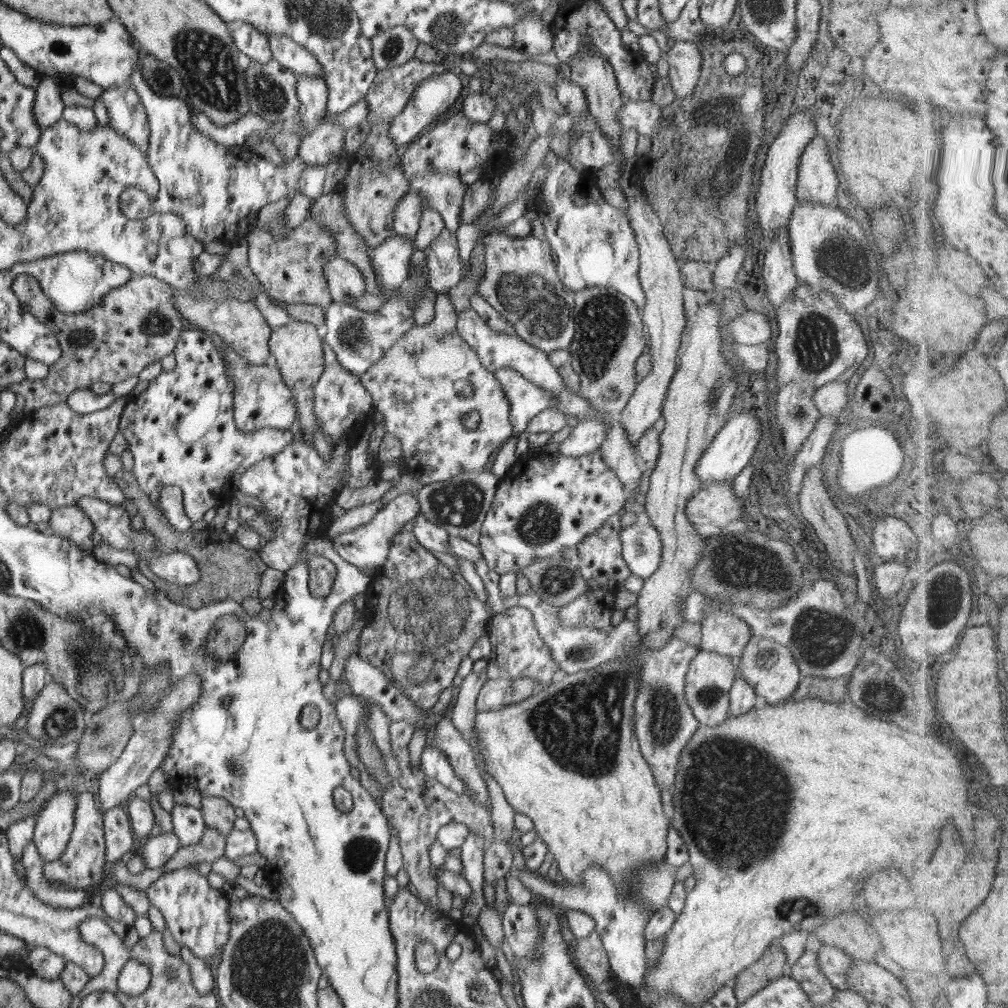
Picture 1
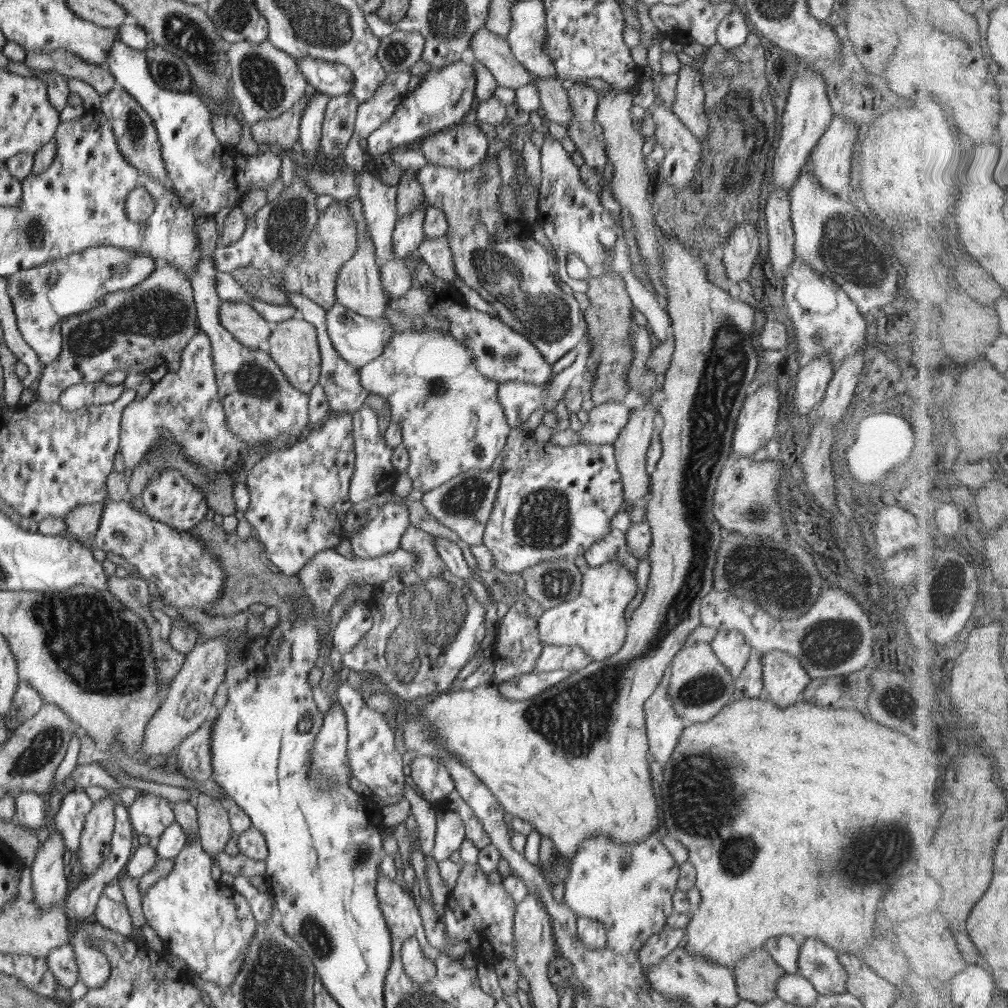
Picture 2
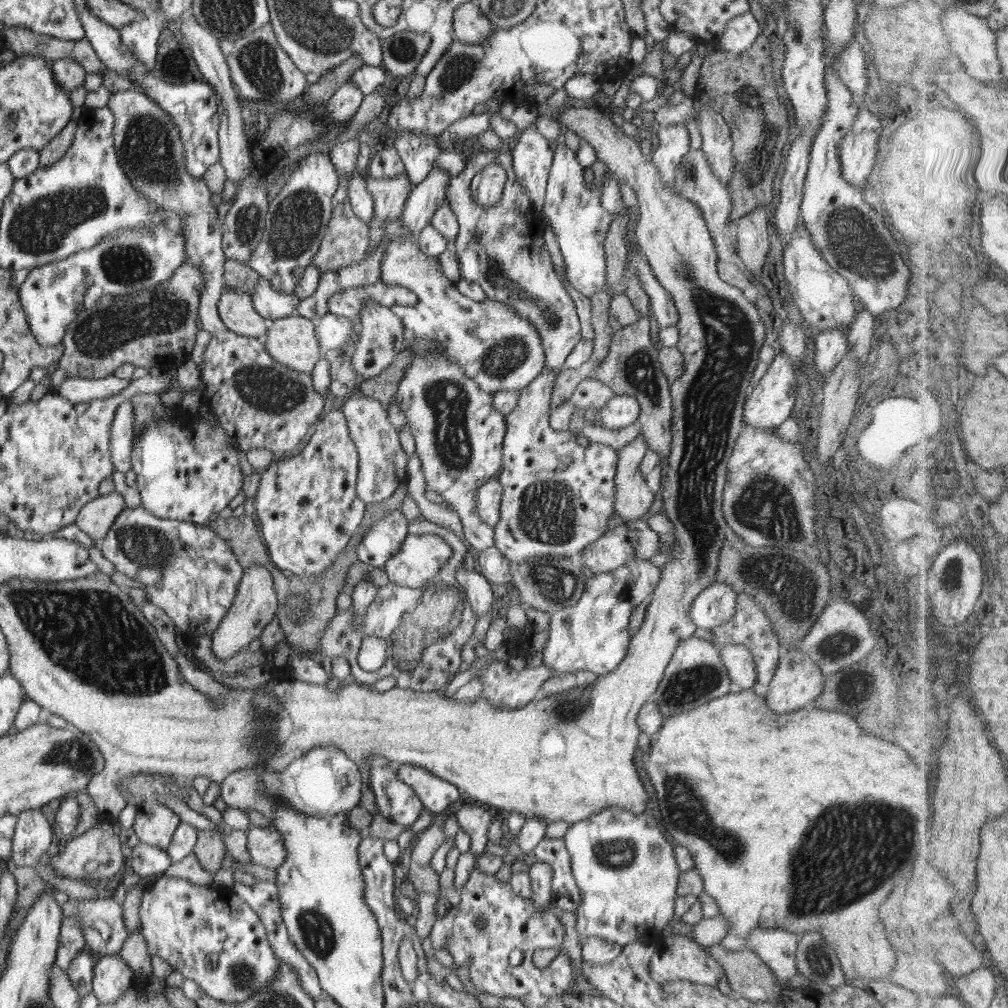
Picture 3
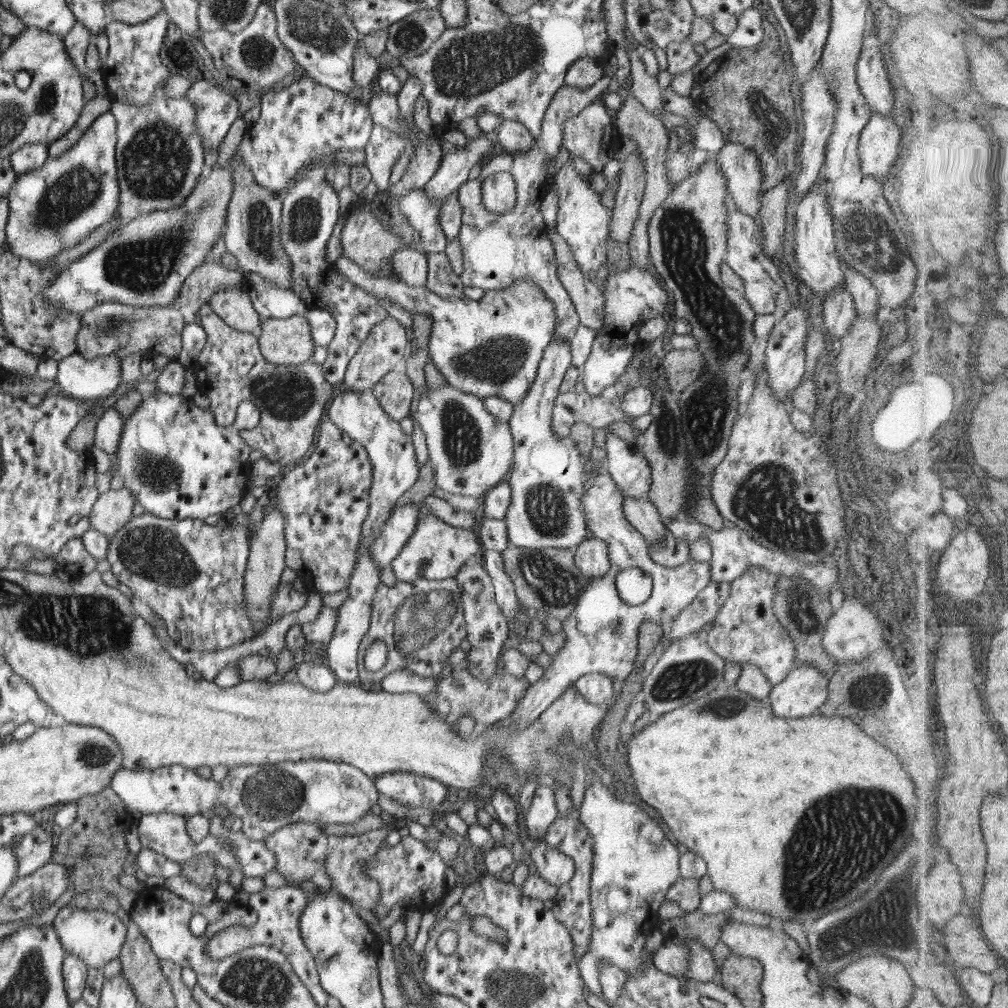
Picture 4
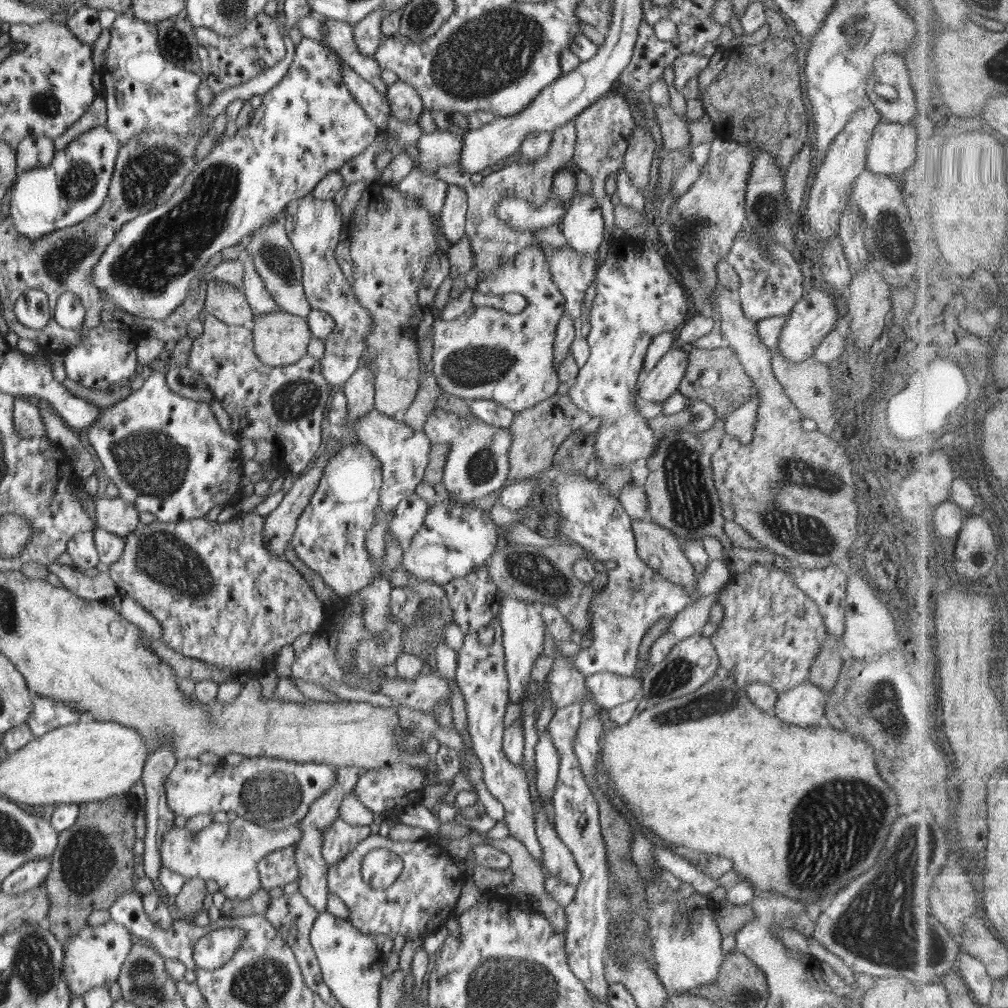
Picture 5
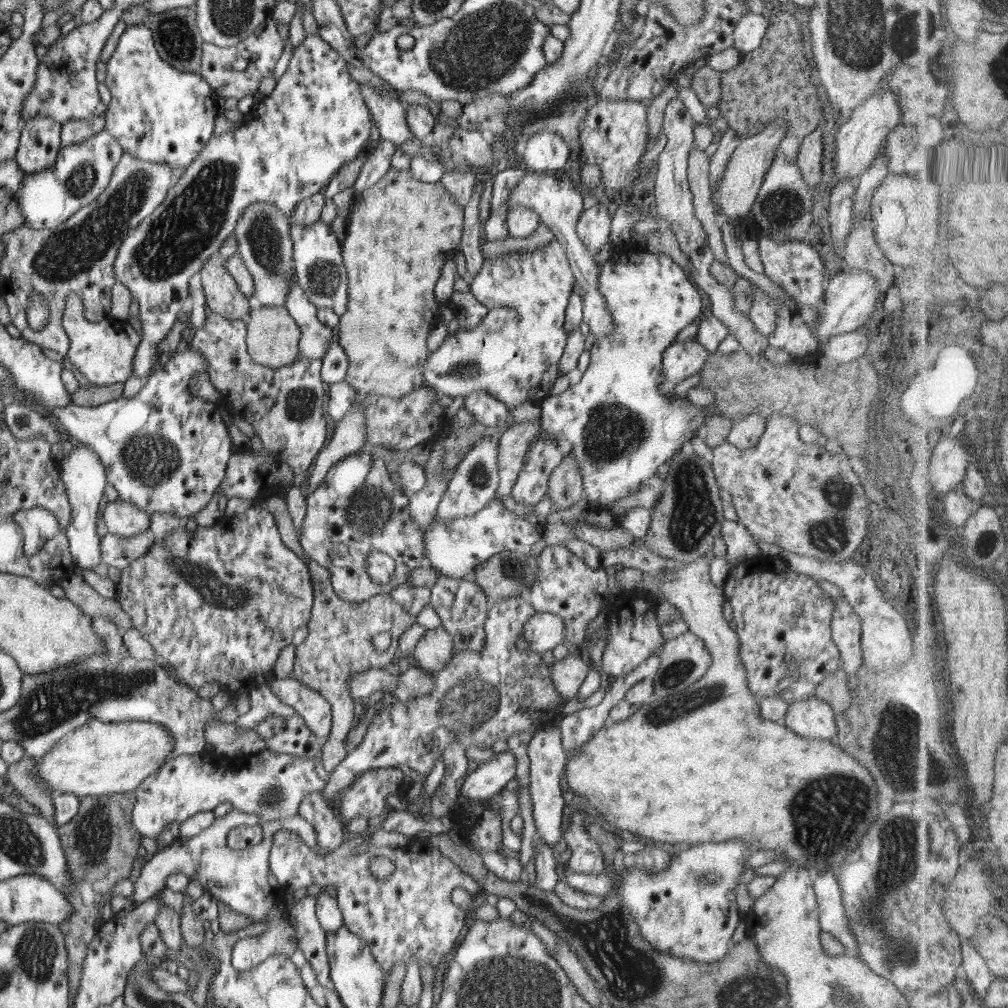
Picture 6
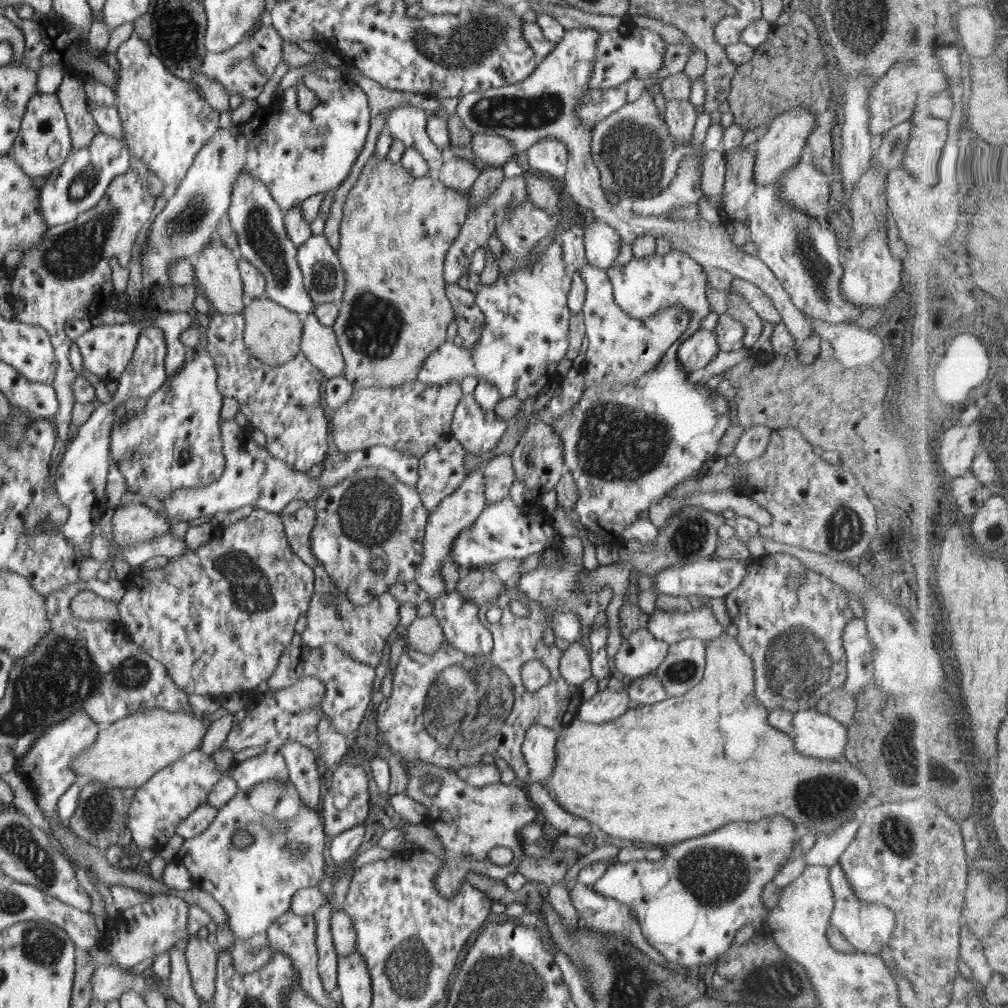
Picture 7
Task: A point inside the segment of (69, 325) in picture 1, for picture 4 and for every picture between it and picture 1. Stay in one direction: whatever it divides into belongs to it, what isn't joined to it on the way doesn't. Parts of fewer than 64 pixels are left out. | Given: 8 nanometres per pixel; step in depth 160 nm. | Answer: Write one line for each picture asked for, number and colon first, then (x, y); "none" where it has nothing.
2: (138, 329)
3: (159, 327)
4: (110, 328)

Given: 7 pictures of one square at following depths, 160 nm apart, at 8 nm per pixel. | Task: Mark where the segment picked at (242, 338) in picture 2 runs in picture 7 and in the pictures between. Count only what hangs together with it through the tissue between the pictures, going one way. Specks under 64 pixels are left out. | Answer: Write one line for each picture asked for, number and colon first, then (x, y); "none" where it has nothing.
3: (236, 311)
4: (233, 307)
5: (227, 304)
6: (222, 293)
7: (216, 267)

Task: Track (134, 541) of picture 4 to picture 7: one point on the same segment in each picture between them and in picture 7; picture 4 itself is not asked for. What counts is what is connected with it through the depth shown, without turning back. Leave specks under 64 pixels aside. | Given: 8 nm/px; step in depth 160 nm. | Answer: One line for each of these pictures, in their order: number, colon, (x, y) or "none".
5: (204, 582)
6: (197, 598)
7: (218, 618)

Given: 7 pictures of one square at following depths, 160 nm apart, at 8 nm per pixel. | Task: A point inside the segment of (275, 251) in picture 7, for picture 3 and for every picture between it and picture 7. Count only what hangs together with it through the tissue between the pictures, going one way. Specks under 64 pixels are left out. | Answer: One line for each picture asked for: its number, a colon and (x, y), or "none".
3: (272, 305)
4: (270, 302)
5: (260, 300)
6: (263, 234)

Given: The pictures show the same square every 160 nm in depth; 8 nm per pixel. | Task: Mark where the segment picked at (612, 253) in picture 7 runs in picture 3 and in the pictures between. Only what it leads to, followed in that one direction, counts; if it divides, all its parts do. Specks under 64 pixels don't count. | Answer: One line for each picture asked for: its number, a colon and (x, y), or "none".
3: (576, 215)
4: (582, 221)
5: (582, 225)
6: (593, 227)

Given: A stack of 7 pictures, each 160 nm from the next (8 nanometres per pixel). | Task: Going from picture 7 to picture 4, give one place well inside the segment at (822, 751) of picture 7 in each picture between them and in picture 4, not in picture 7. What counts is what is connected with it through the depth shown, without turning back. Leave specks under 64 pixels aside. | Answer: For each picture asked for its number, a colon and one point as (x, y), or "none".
4: (805, 689)
5: (803, 705)
6: (812, 718)

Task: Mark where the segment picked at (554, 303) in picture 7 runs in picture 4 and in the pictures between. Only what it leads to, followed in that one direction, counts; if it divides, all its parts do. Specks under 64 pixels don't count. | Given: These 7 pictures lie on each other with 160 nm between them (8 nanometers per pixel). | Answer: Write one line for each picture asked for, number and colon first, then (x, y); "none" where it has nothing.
4: (493, 347)
5: (486, 353)
6: (513, 355)

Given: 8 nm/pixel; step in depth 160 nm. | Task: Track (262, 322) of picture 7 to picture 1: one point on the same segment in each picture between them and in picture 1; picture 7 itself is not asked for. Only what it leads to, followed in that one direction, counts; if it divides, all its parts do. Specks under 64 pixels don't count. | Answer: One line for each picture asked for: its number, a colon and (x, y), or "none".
1: (297, 346)
2: (293, 345)
3: (291, 341)
4: (288, 341)
5: (279, 339)
6: (273, 337)

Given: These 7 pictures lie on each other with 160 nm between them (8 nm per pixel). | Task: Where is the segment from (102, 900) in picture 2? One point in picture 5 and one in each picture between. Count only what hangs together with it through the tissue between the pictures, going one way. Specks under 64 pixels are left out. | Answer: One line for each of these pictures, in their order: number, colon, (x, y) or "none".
3: (105, 932)
4: (96, 937)
5: (95, 956)

